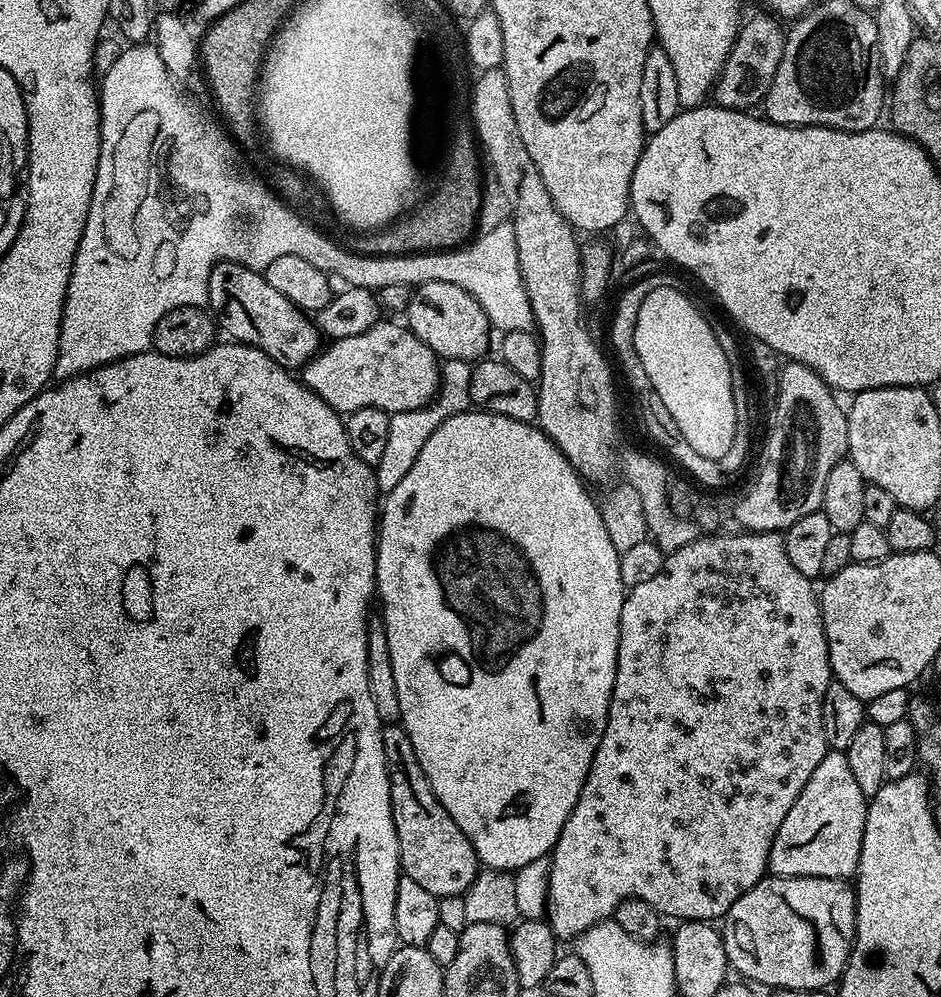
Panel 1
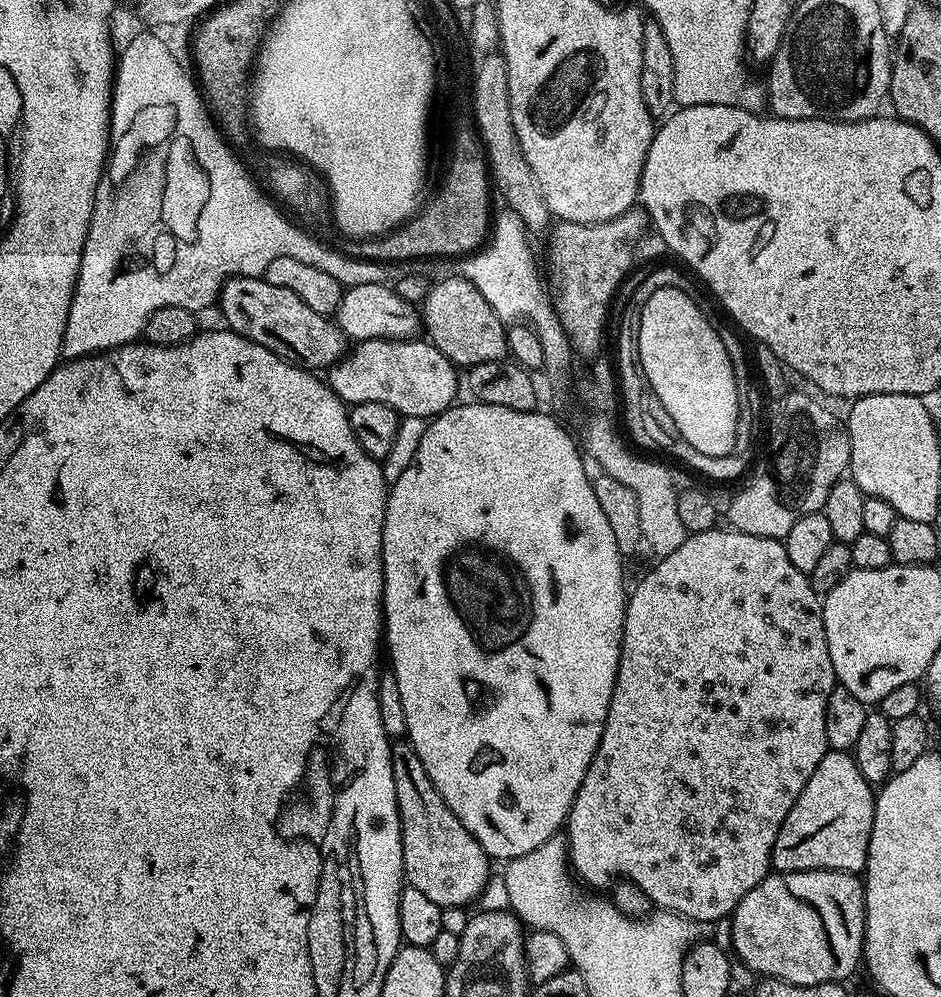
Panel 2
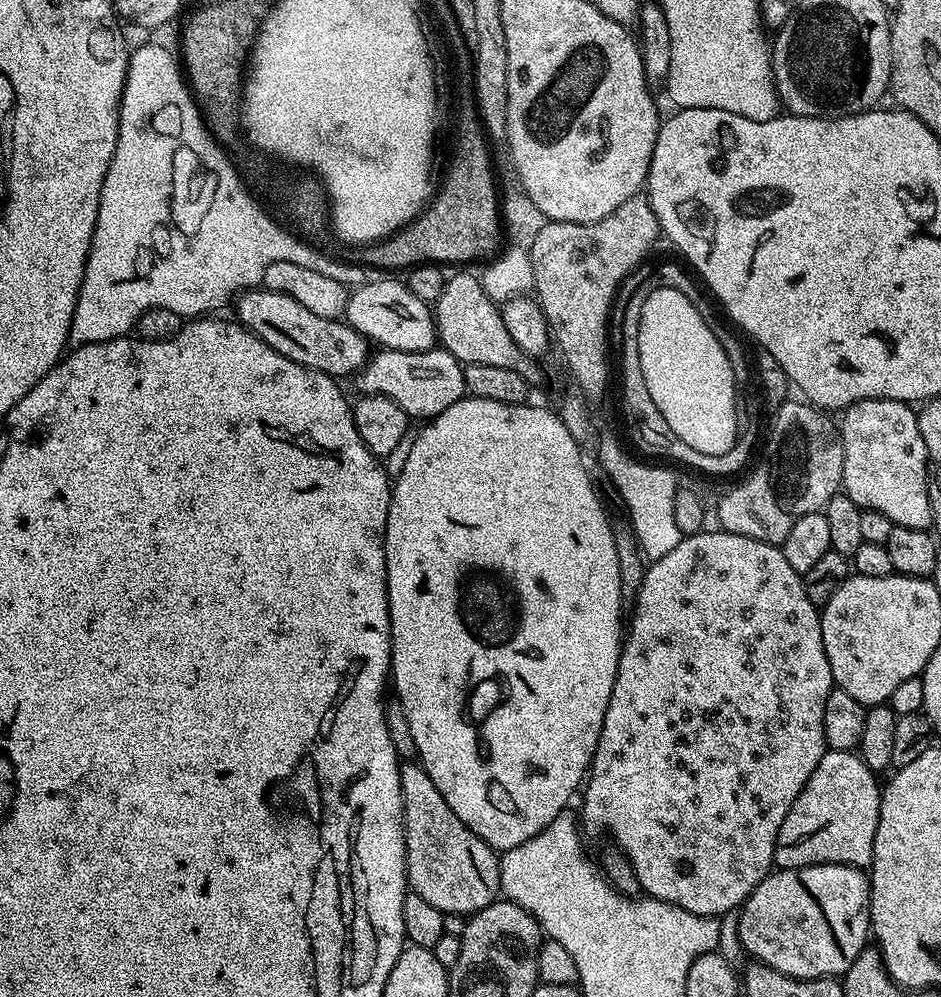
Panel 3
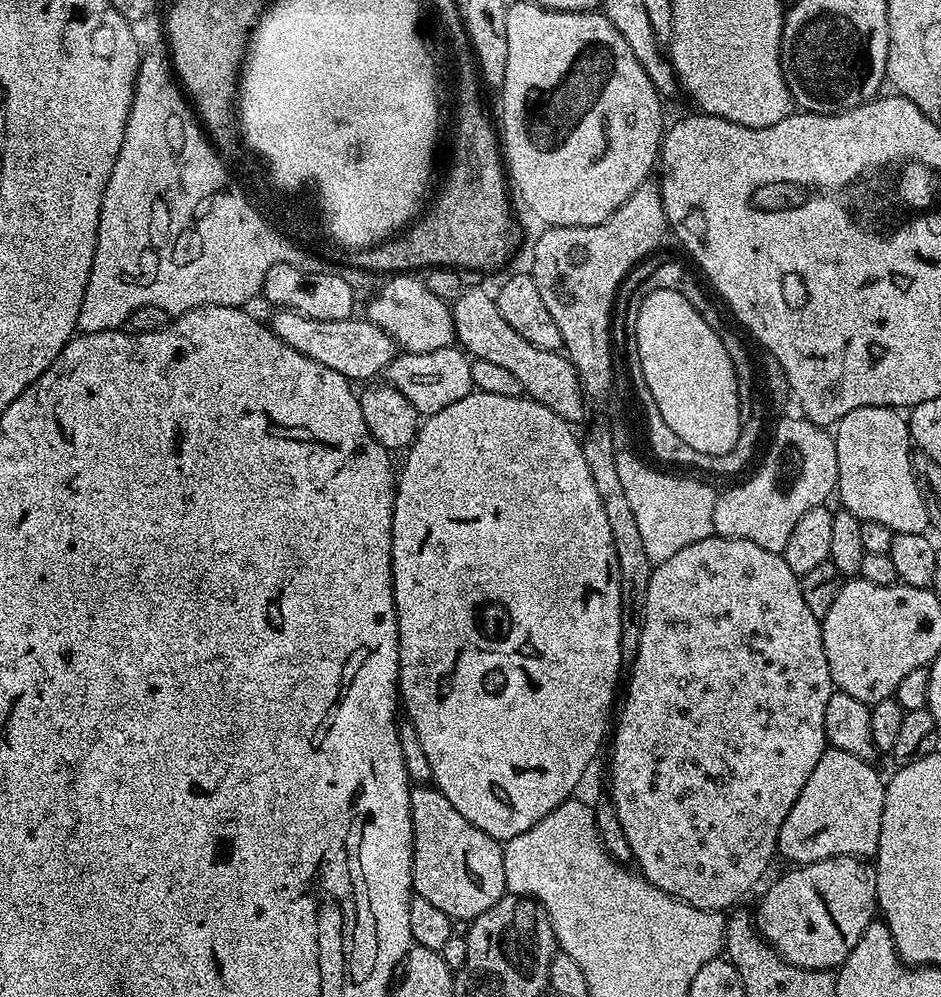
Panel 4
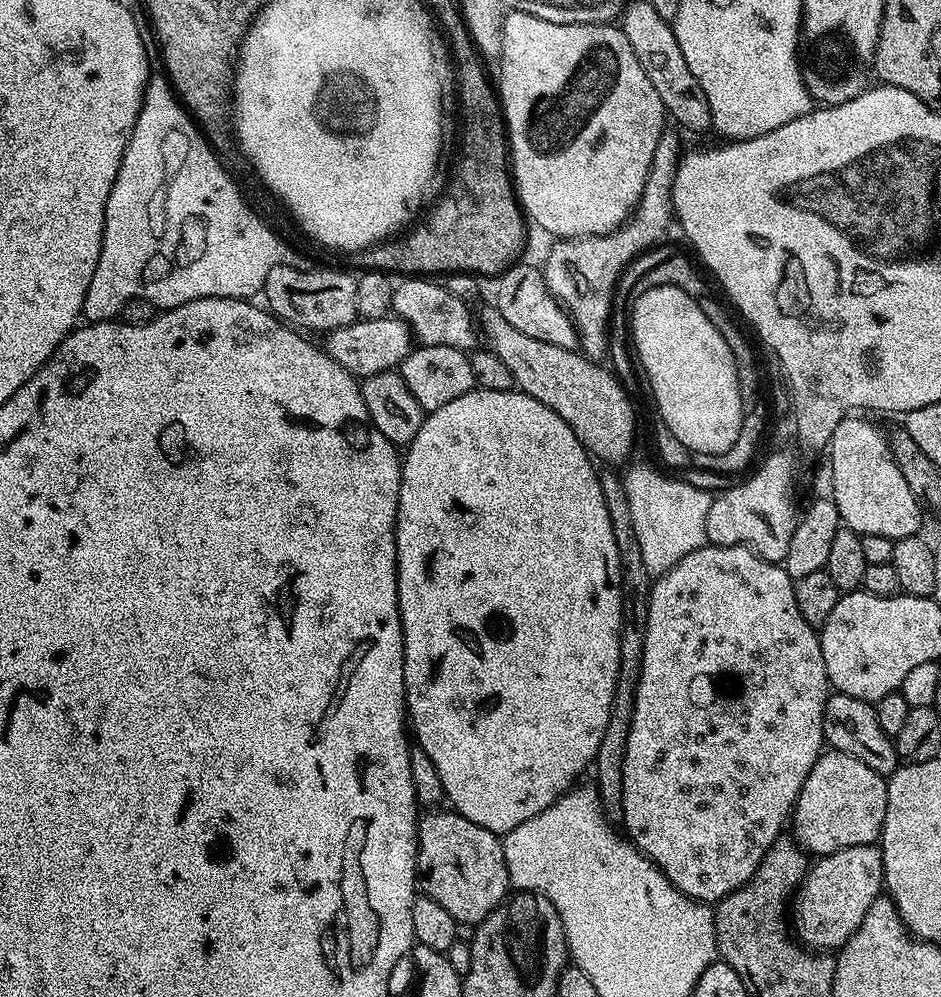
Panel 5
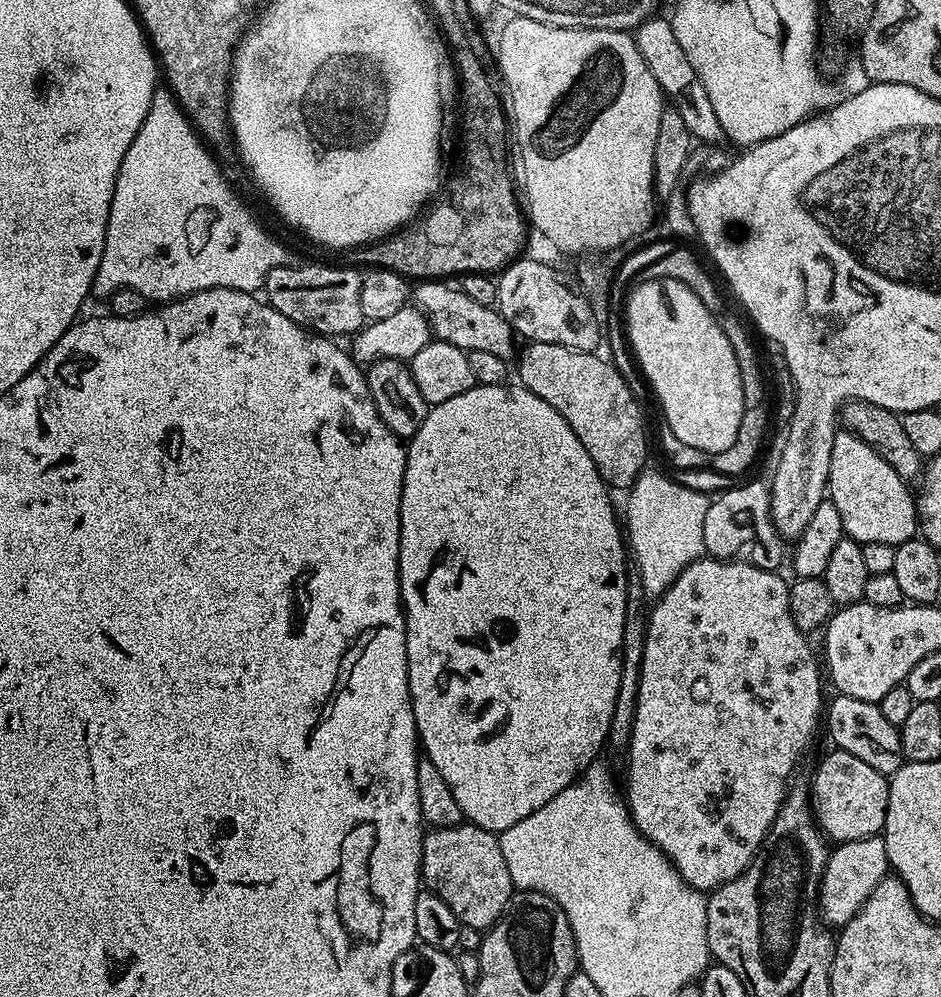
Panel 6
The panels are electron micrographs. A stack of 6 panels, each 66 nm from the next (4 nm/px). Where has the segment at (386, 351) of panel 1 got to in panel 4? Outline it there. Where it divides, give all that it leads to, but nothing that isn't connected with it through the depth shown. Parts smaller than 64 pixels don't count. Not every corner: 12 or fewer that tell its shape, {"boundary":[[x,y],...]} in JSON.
{"boundary":[[456,346],[404,352],[386,380],[421,417],[474,391]]}

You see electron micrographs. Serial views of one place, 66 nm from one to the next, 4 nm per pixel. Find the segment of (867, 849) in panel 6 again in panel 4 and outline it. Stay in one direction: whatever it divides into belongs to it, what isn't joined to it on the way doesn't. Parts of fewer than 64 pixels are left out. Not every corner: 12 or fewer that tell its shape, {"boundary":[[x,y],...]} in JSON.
{"boundary":[[858,856],[796,866],[754,923],[786,962],[836,970],[878,912]]}

